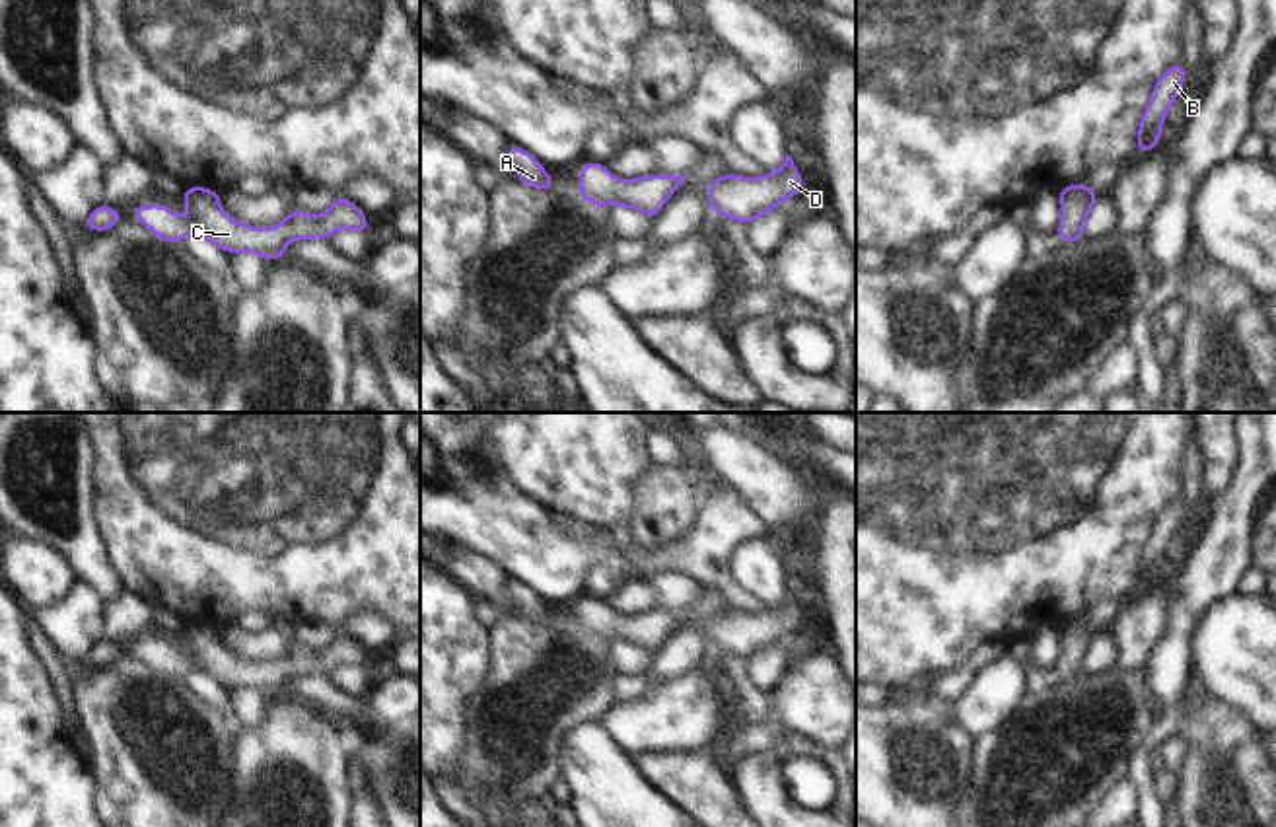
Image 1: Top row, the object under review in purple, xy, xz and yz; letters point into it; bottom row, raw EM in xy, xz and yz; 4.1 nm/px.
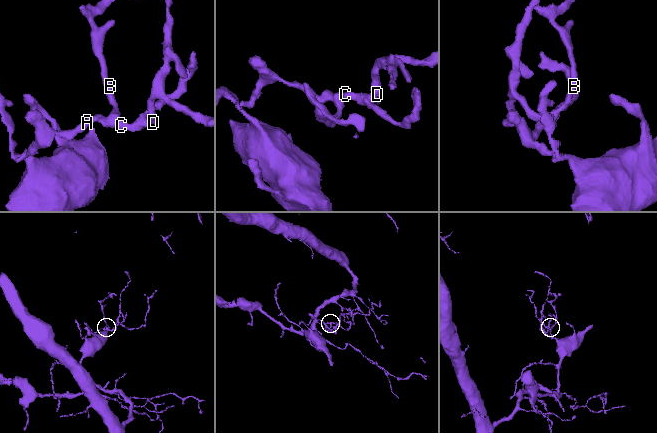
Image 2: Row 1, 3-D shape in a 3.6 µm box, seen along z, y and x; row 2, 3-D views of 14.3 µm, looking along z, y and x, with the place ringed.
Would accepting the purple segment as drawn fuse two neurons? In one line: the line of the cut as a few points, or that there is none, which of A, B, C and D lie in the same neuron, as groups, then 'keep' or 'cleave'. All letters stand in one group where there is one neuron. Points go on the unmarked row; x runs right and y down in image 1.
no cut; A B C D; keep

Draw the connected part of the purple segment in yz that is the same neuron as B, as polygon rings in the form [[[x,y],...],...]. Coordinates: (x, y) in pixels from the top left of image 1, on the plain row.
[[[1173,500],[1155,520],[1152,527],[1152,537],[1148,539],[1138,564],[1138,592],[1150,588],[1161,578],[1159,568],[1165,557],[1165,551],[1181,527],[1181,521],[1187,514],[1183,500]]]

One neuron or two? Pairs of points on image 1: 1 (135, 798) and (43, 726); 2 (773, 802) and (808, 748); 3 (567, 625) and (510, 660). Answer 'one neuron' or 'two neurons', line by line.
1: two neurons
2: one neuron
3: one neuron

